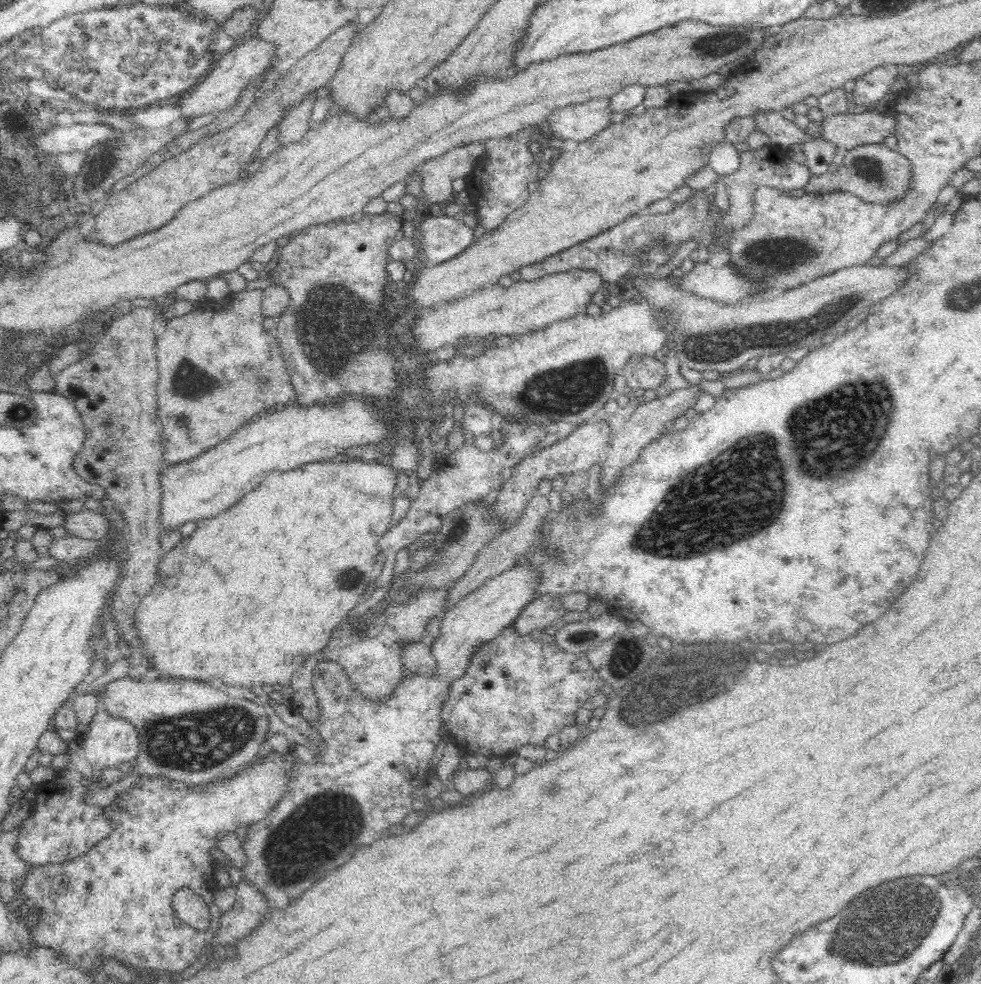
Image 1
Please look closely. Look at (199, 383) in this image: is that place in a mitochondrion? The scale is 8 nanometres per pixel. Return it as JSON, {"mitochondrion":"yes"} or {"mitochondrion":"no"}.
{"mitochondrion":"yes"}

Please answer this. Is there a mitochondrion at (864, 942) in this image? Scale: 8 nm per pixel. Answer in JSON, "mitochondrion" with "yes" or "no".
{"mitochondrion":"yes"}

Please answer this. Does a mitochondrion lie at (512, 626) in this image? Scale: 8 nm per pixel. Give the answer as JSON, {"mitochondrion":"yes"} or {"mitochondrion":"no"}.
{"mitochondrion":"no"}

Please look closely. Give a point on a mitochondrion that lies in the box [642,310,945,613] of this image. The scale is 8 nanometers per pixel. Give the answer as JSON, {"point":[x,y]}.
{"point":[724,344]}

